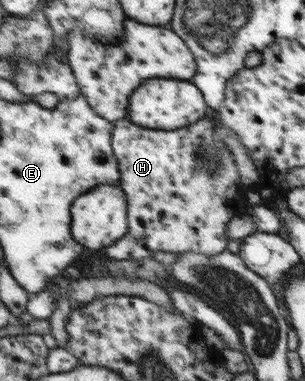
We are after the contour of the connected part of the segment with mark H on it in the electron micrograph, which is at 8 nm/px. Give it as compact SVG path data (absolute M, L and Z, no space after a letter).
M211 111L204 119L200 121L182 127L180 129L173 129L170 131L159 130L158 128L142 127L132 120L120 119L114 123L113 131L113 150L118 158L118 163L121 171L121 185L122 189L126 191L126 197L130 201L129 209L129 233L125 235L122 240L102 249L101 252L114 260L140 260L144 257L152 257L156 251L168 251L170 253L180 254L186 253L186 251L196 251L196 253L202 253L204 255L220 255L223 251L226 251L228 247L228 235L226 235L226 226L230 223L230 220L236 216L234 211L234 195L245 195L246 187L242 187L240 181L240 169L234 161L234 153L230 153L230 149L226 146L226 141L221 141L214 137L216 133L216 126L218 121L215 119L215 112Z

